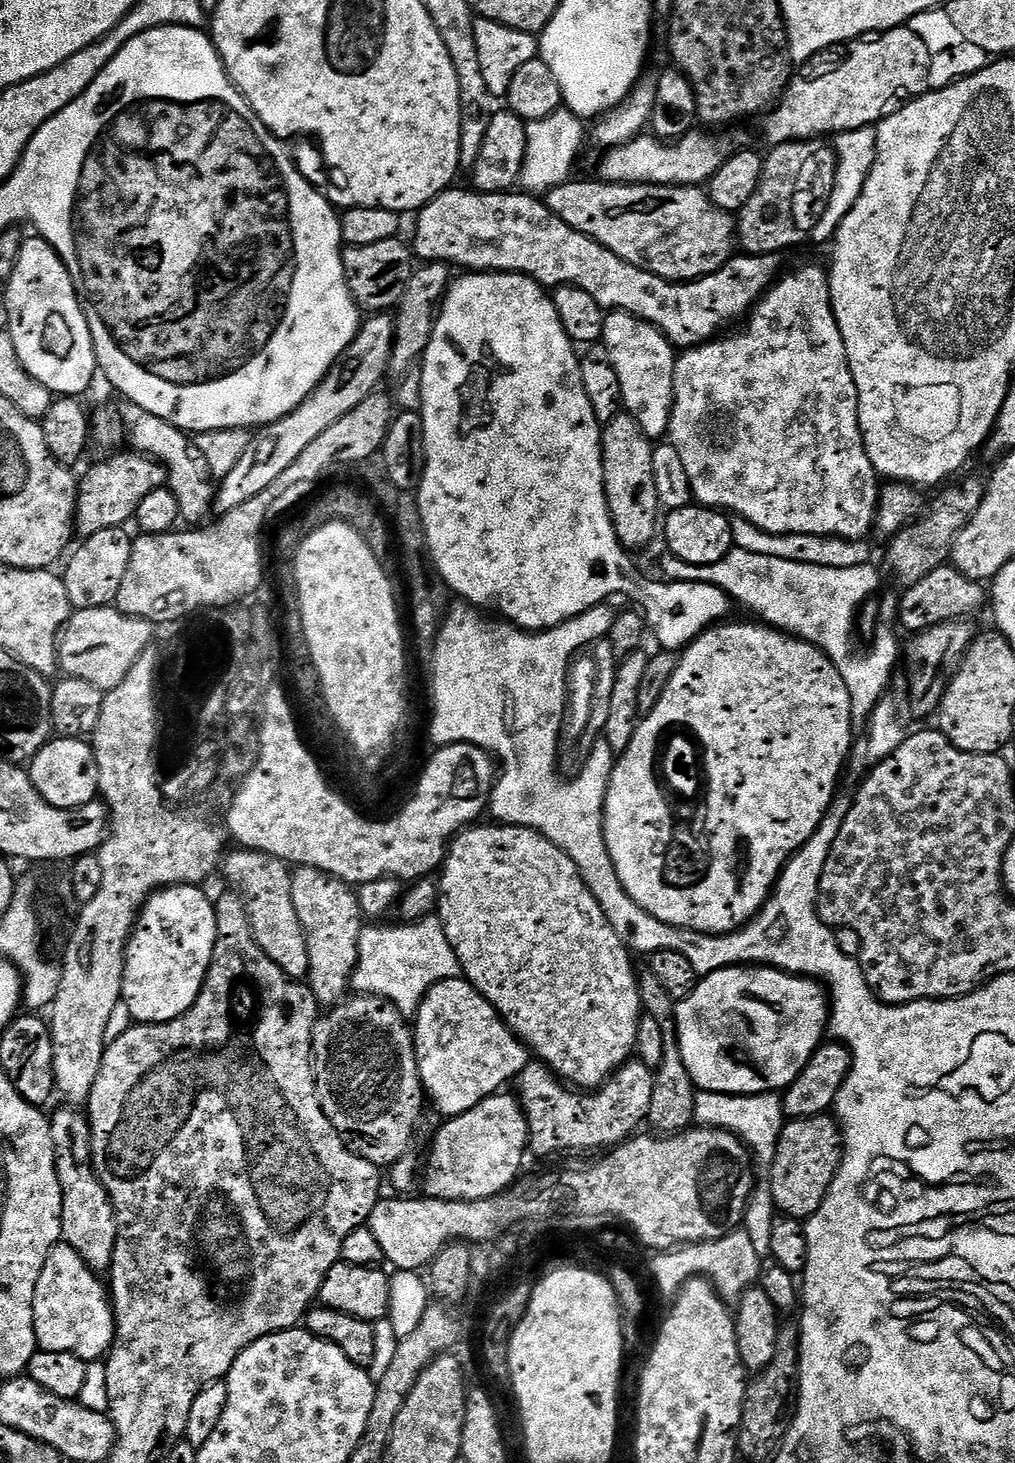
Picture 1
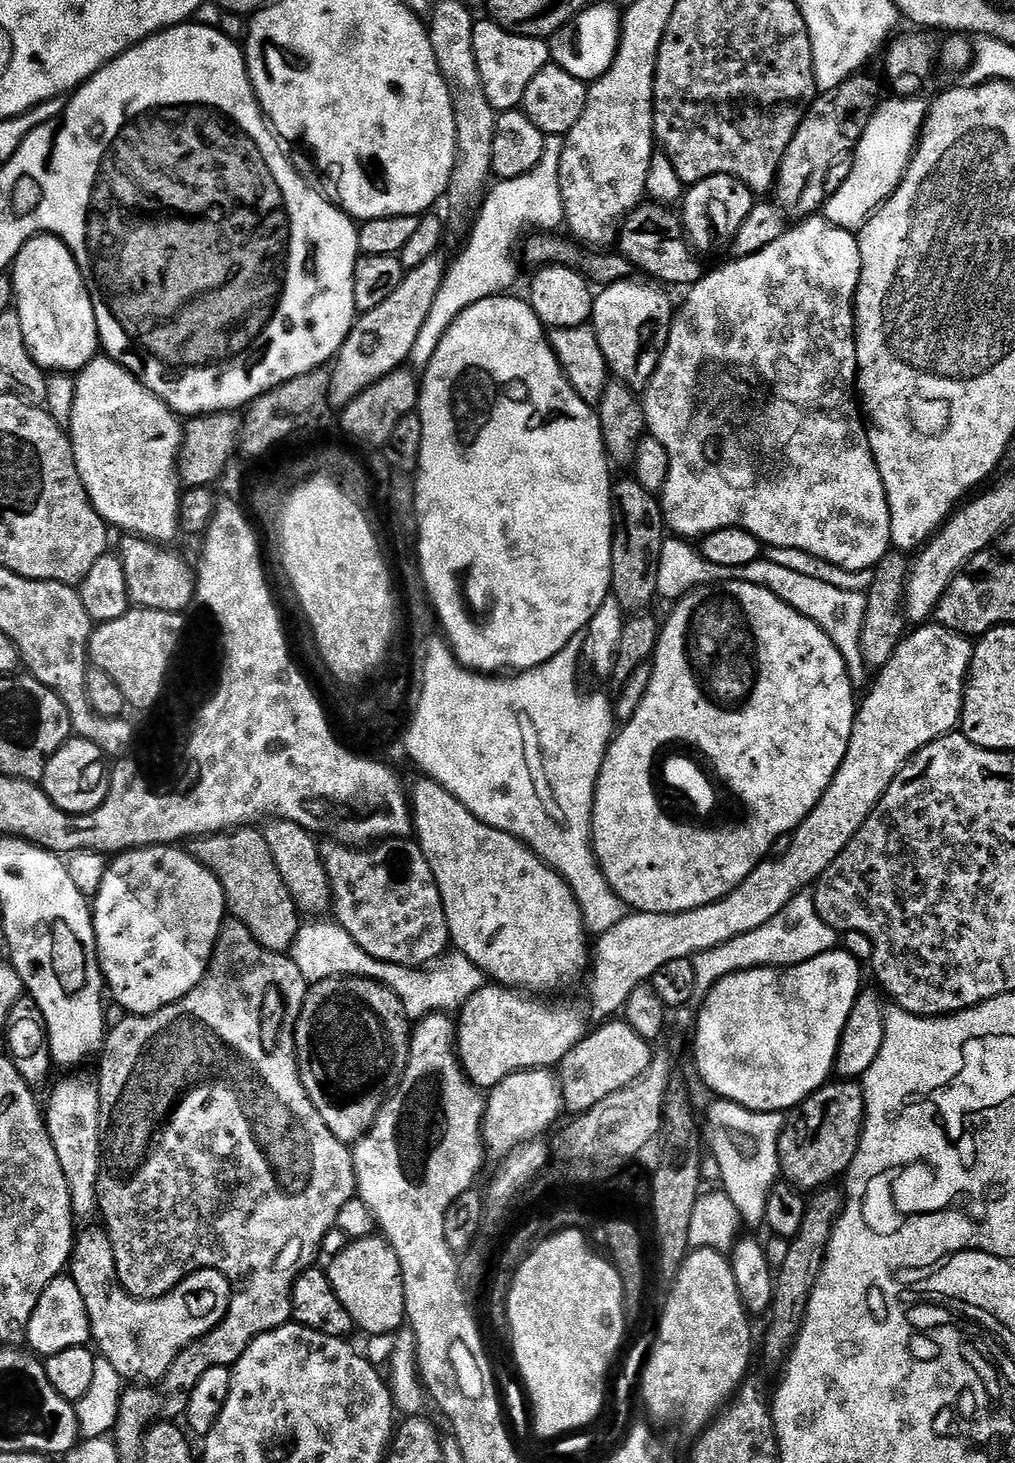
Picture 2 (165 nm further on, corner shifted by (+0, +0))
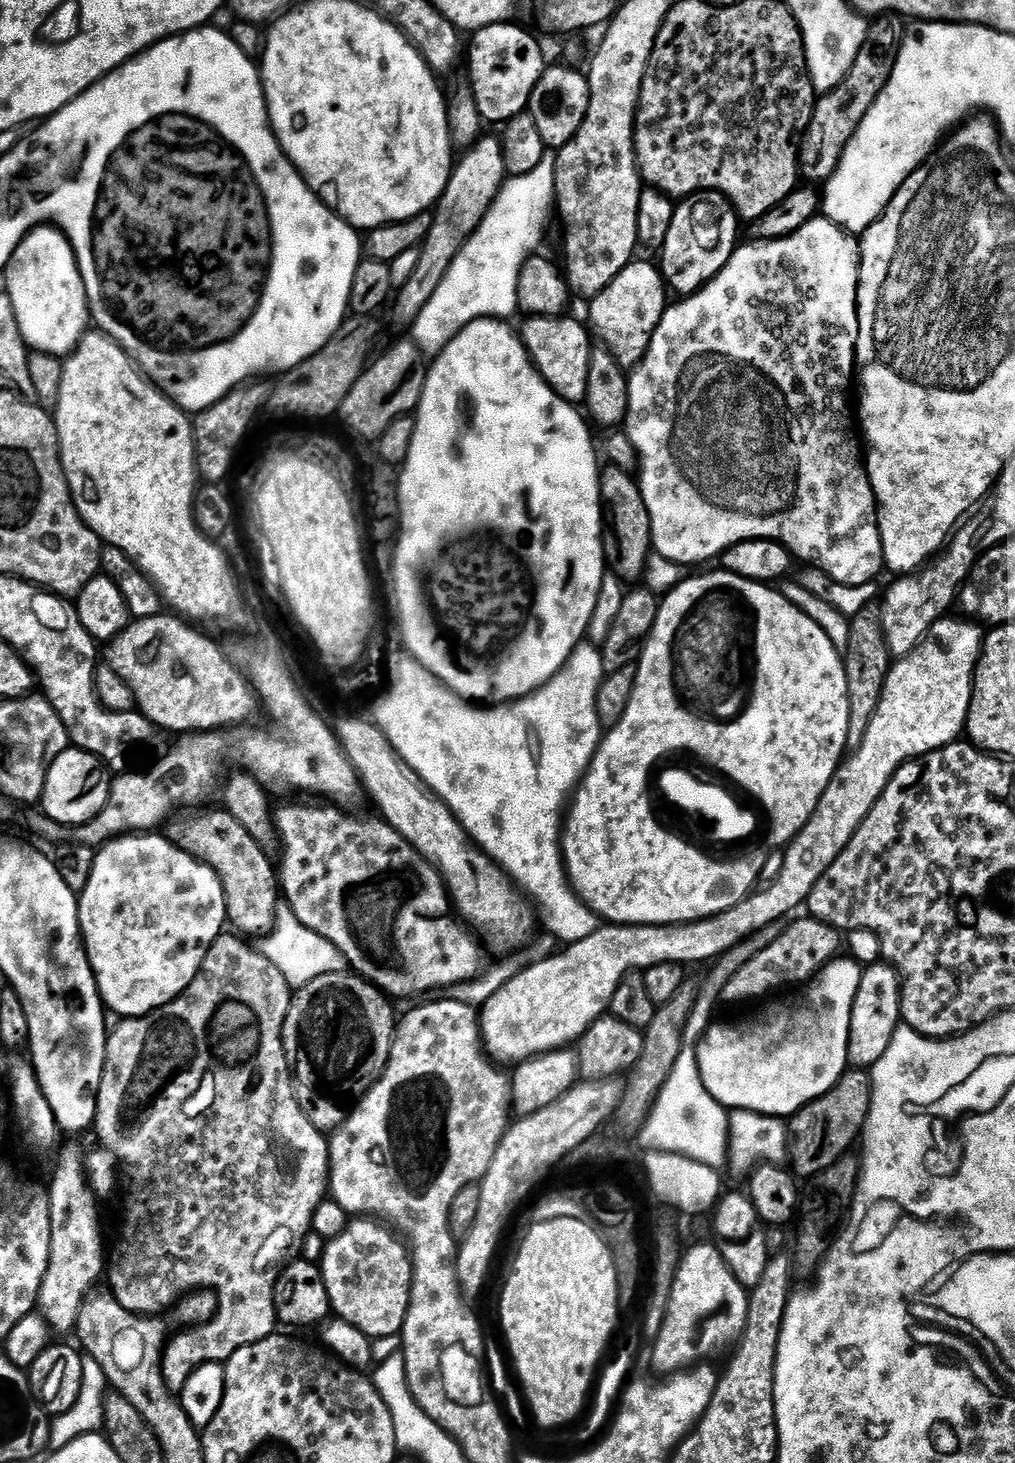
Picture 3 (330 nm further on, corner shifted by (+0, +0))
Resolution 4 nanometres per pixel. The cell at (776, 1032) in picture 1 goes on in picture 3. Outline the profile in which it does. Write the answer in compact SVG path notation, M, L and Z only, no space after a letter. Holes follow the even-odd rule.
M837 958L825 966L807 989L808 1000L797 1004L772 1004L757 1020L713 1027L698 1046L700 1073L714 1099L729 1110L758 1112L761 1116L791 1118L810 1102L833 1088L849 1071L851 1018L862 968L855 959Z

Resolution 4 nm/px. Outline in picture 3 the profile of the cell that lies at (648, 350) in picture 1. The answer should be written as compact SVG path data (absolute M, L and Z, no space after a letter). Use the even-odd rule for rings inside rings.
M633 259L632 263L624 267L622 274L618 274L618 278L614 278L614 282L610 282L606 290L602 290L602 294L591 297L590 300L591 327L600 331L603 343L611 349L626 370L635 368L644 359L654 338L654 330L658 330L658 322L670 303L670 292L659 267L640 259Z

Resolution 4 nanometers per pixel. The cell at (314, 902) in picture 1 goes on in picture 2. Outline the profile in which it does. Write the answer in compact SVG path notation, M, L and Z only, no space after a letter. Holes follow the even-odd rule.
M277 819L269 824L271 825L268 828L265 827L263 831L264 840L270 846L271 856L274 858L275 865L278 866L282 880L286 882L286 886L291 892L291 898L296 904L297 911L304 916L307 916L307 914L322 914L327 909L329 911L334 902L332 898L332 884L329 882L327 865L323 855L321 854L320 856L315 844L315 842L317 843L315 837L305 831L304 828L296 823L290 823L288 820Z

